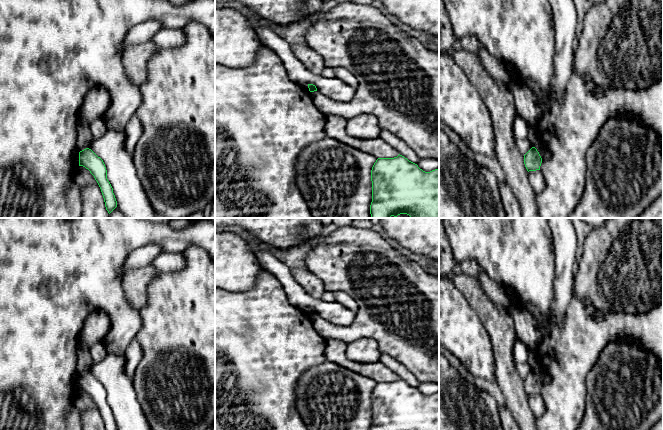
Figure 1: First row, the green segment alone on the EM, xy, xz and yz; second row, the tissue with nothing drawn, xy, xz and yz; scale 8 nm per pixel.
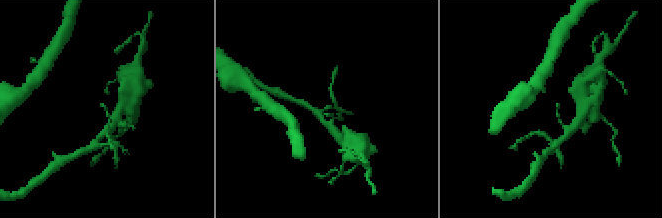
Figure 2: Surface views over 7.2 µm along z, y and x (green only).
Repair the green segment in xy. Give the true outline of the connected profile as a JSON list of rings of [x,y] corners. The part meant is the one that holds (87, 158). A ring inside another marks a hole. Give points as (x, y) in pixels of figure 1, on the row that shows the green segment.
[[[79,120],[77,133],[77,147],[80,151],[79,166],[88,169],[94,176],[101,189],[106,210],[110,214],[117,207],[117,201],[113,193],[113,188],[107,179],[107,170],[103,160],[88,148],[92,139],[89,124]]]

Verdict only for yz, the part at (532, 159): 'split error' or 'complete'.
split error

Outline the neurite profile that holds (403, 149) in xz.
[[[381,129],[379,137],[396,149],[400,155],[417,164],[419,160],[417,154],[403,140],[398,138],[392,132]]]

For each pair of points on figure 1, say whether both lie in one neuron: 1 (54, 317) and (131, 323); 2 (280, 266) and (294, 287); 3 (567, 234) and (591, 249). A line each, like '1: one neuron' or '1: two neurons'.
1: one neuron
2: one neuron
3: two neurons

